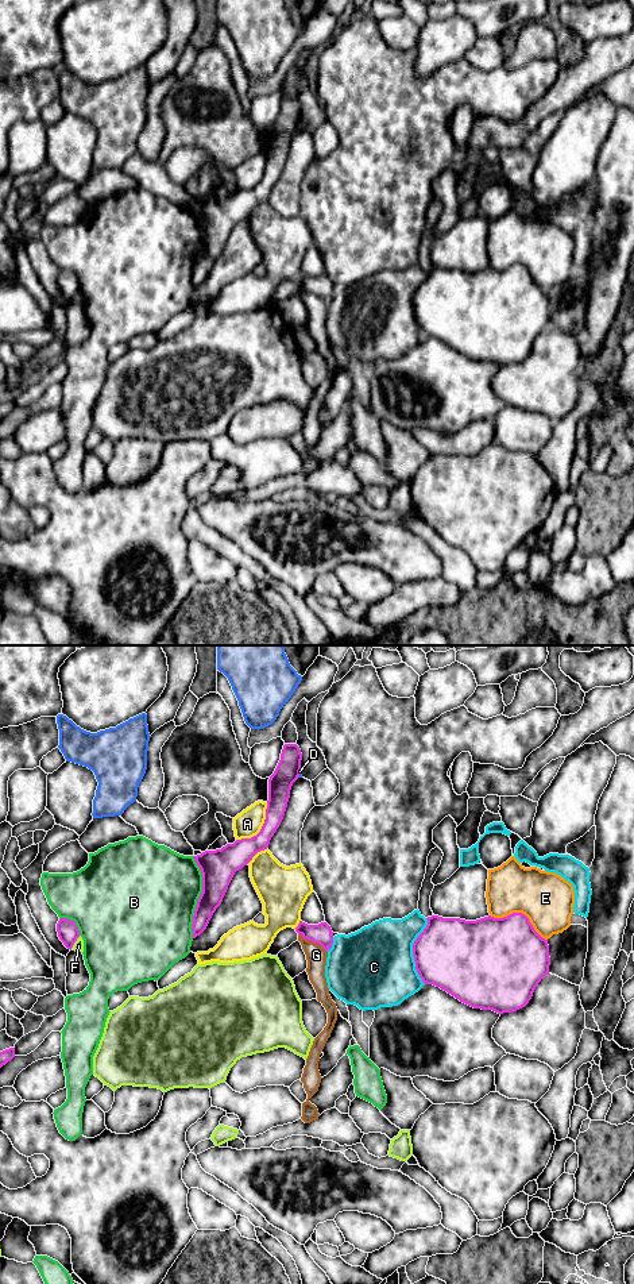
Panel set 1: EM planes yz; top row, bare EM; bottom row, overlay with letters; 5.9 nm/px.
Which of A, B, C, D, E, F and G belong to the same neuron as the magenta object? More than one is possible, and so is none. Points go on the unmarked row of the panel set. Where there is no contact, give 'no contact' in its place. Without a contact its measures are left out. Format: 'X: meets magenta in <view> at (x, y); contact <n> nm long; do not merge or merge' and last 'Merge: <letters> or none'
A: meets magenta in yz at (261, 181); contact 300 nm long; do not merge
B: meets magenta in yz at (200, 249); contact 480 nm long; do not merge
C: meets magenta in yz at (413, 303); contact 400 nm long; do not merge
D: meets magenta in yz at (298, 126); contact 50 nm long; do not merge
E: meets magenta in yz at (521, 265); contact 380 nm long; do not merge
F: meets magenta in yz at (74, 293); contact 100 nm long; do not merge
G: meets magenta in yz at (313, 293); contact 200 nm long; do not merge
Merge: none

